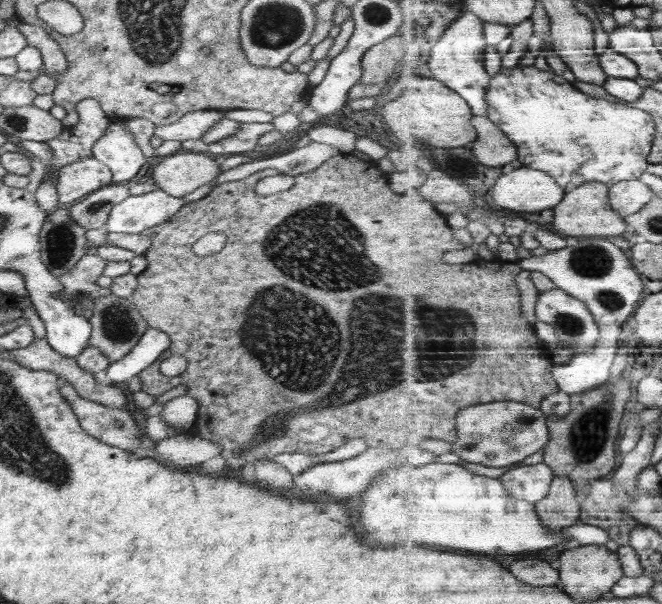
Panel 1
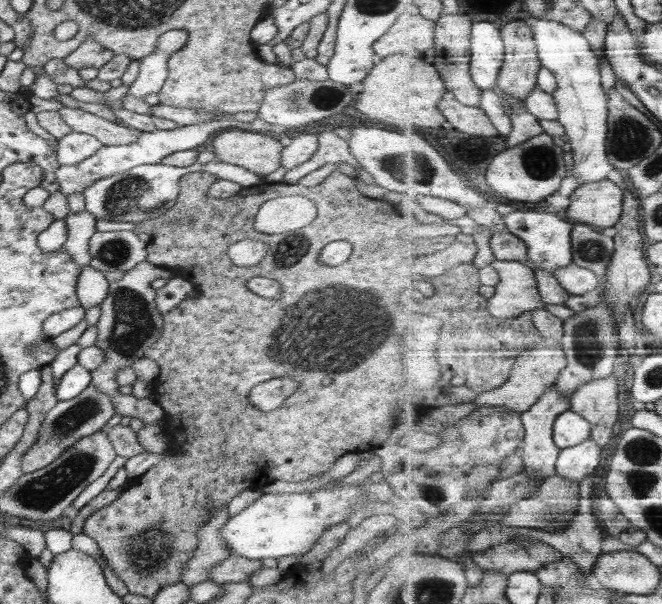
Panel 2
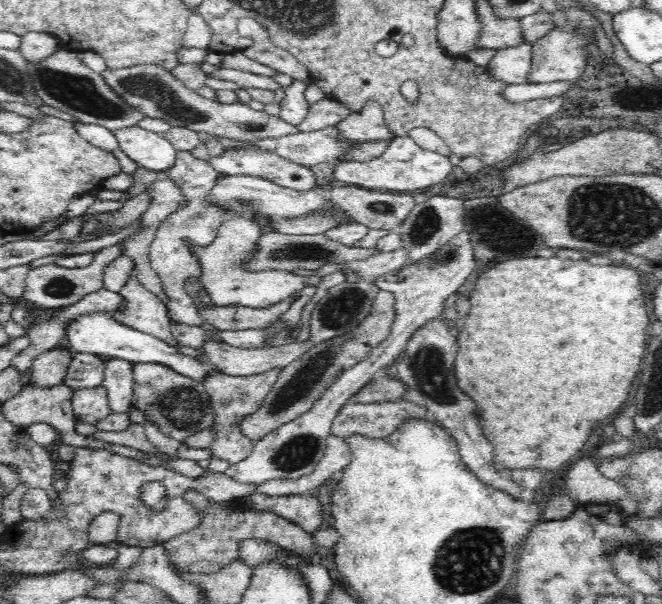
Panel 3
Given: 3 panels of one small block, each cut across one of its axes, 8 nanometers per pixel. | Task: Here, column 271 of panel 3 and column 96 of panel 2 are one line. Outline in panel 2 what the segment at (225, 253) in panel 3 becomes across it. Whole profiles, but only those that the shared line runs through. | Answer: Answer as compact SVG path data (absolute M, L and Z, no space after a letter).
M90 265L82 268L76 282L76 295L81 307L85 309L98 308L108 294L109 283L104 274Z

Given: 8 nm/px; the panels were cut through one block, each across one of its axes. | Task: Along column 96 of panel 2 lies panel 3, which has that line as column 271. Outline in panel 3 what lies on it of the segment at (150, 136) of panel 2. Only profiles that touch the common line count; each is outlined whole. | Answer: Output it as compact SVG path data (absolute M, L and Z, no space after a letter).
M246 147L245 149L224 149L224 152L220 156L207 159L220 176L227 174L228 176L248 175L262 177L266 180L272 180L280 187L288 187L296 191L305 191L316 186L316 175L314 175L310 167L296 164L272 151L264 151L264 149L258 149L258 147Z

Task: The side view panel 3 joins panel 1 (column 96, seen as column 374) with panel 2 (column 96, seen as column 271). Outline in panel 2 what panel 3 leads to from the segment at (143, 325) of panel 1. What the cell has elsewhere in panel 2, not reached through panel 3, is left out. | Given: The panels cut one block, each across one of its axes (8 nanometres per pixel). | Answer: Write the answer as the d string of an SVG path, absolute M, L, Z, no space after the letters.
M94 384L88 385L76 398L70 400L56 401L52 409L46 411L46 417L40 424L36 441L22 453L20 468L22 473L28 474L48 466L66 450L66 448L76 444L80 438L92 436L98 430L107 428L107 422L114 416L112 402L106 394L98 392Z

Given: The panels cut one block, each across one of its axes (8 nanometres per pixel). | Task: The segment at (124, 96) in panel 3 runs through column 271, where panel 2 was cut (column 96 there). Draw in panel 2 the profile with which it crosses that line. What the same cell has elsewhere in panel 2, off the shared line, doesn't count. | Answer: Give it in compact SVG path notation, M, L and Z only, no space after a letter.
M62 107L57 111L74 132L95 136L106 146L129 145L136 142L142 134L141 130L130 125L110 122L110 119L98 117L79 108Z

